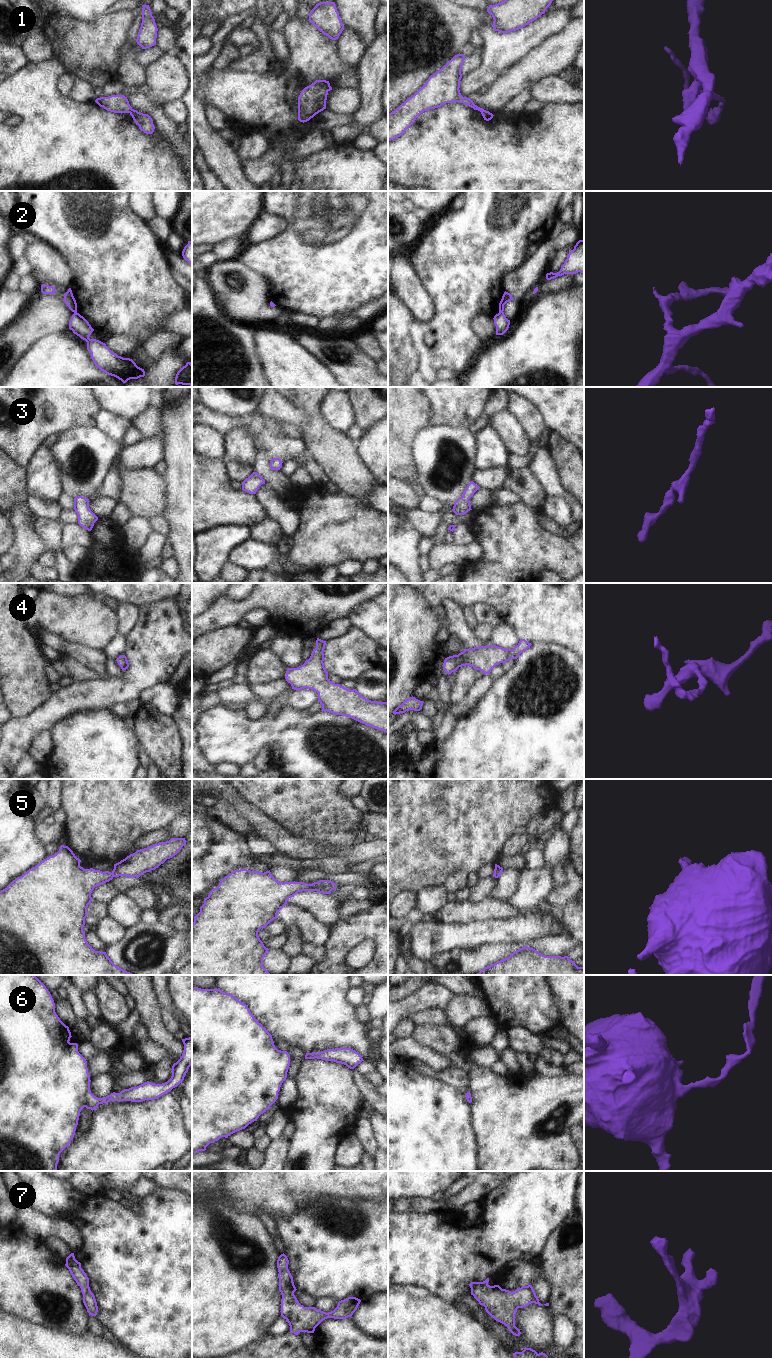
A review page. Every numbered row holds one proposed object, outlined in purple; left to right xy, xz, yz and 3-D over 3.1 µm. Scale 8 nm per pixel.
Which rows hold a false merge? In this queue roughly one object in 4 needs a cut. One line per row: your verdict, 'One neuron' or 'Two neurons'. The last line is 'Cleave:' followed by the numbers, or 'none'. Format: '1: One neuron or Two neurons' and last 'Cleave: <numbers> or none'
1: Two neurons
2: Two neurons
3: One neuron
4: One neuron
5: One neuron
6: One neuron
7: One neuron
Cleave: 1, 2

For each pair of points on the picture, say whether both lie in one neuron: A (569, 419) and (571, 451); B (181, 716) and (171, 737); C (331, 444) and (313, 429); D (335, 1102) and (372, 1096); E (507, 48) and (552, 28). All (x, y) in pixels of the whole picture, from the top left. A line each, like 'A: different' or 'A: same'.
A: different
B: different
C: same
D: different
E: same

